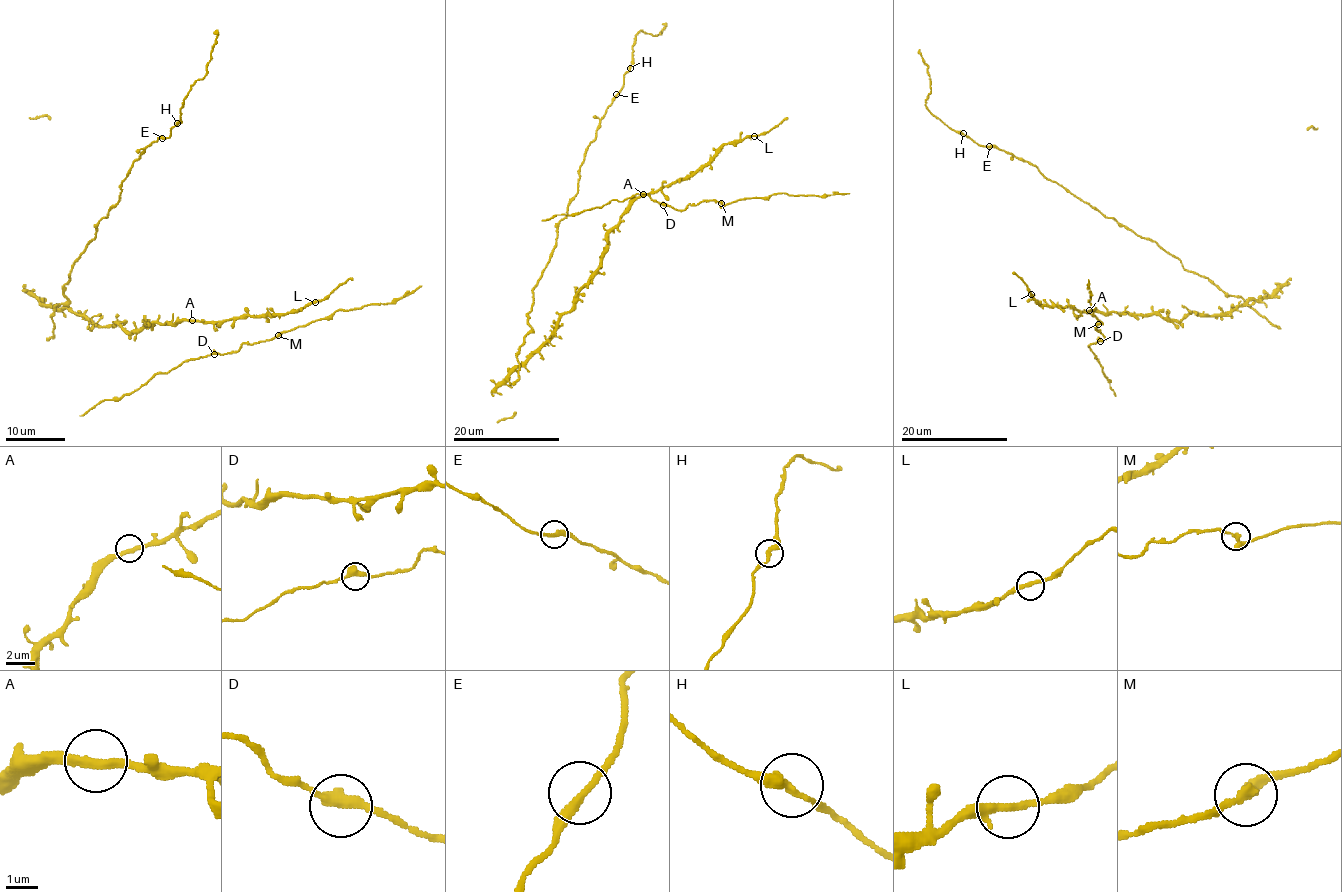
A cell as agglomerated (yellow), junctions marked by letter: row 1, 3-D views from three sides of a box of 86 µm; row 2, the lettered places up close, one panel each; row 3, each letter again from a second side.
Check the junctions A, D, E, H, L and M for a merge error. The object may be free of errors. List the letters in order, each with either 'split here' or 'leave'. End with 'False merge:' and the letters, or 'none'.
A: leave
D: leave
E: leave
H: leave
L: leave
M: leave
False merge: none

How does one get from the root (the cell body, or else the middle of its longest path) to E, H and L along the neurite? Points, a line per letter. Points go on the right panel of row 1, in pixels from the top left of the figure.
E: (1244, 300), (1228, 296), (1205, 277), (1188, 272), (1153, 241), (1104, 217), (1048, 180), (1036, 166), (989, 146)
H: (1244, 300), (1188, 272), (1153, 241), (1104, 217), (1036, 166), (997, 148), (977, 145), (963, 133)
L: (1244, 300), (1251, 300), (1232, 312), (1188, 313), (1167, 321), (1159, 314), (1041, 306), (1031, 294)

